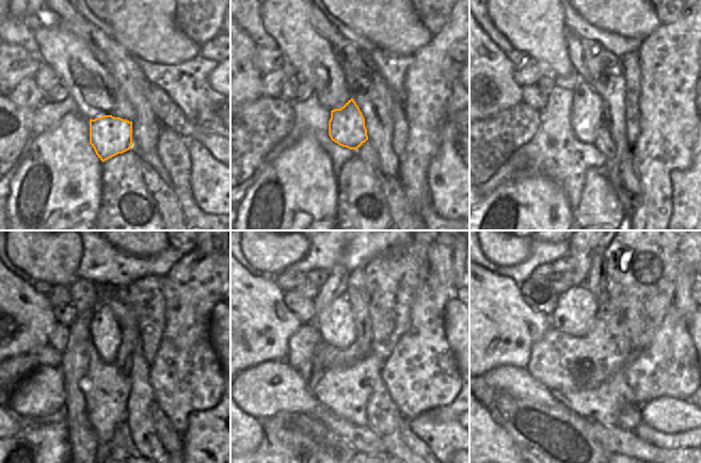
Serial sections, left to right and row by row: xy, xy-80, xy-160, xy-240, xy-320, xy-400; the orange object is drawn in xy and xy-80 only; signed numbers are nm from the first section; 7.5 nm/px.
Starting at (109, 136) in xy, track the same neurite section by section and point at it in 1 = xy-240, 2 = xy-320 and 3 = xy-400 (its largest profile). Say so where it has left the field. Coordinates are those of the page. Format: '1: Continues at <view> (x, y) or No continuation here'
1: Continues at xy-240 (108, 320)
2: Continues at xy-320 (335, 323)
3: Continues at xy-400 (575, 313).

